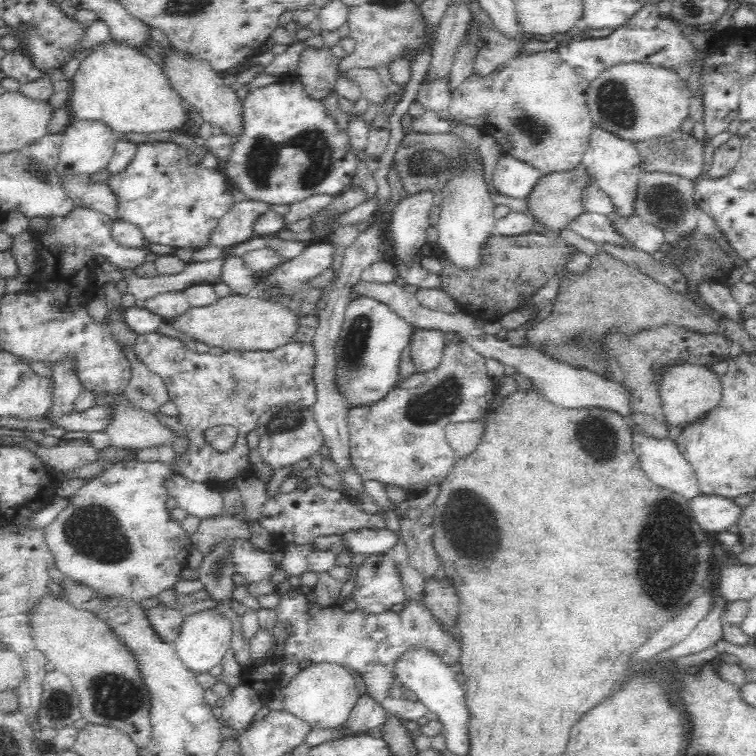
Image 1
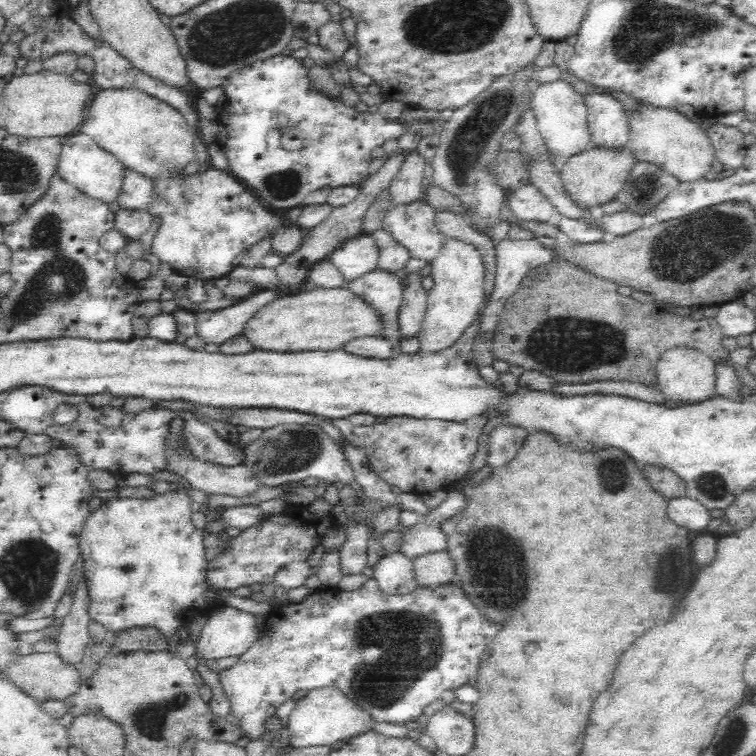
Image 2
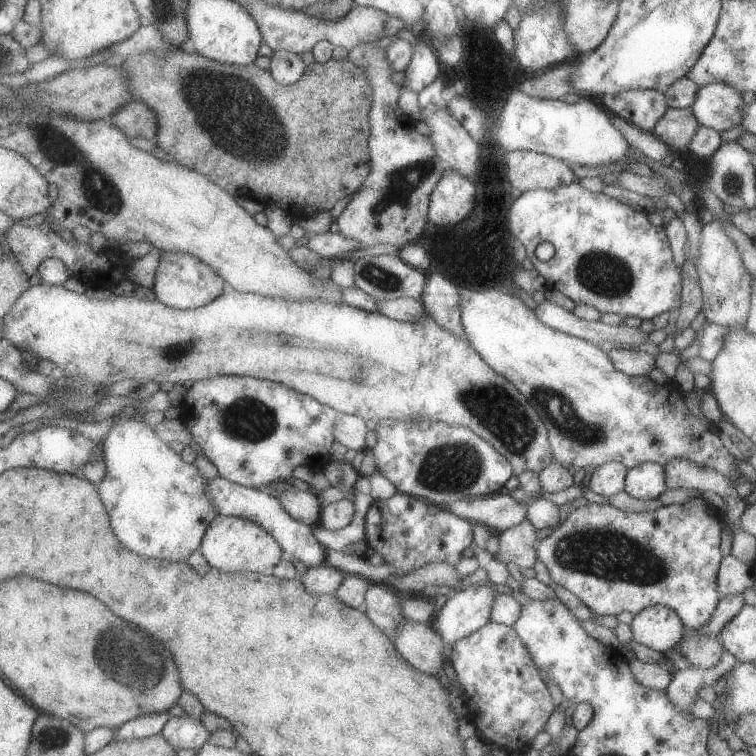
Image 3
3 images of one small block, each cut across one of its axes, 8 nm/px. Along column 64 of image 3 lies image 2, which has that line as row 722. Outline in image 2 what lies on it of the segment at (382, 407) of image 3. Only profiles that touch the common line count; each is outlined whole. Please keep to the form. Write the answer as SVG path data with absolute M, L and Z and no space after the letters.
M318 687L298 698L285 727L284 739L292 748L334 744L373 728L371 714L366 713L346 693L336 687Z

